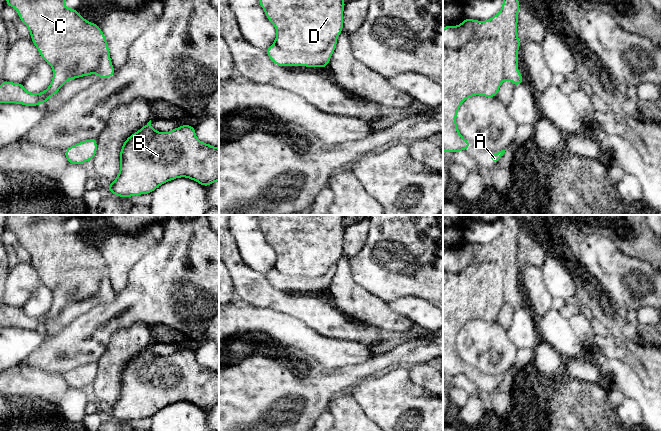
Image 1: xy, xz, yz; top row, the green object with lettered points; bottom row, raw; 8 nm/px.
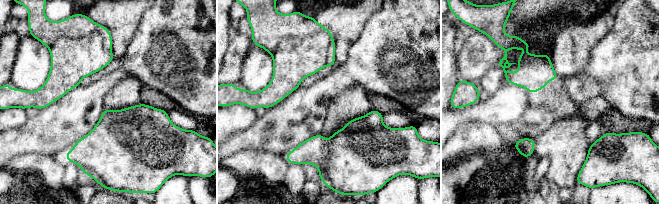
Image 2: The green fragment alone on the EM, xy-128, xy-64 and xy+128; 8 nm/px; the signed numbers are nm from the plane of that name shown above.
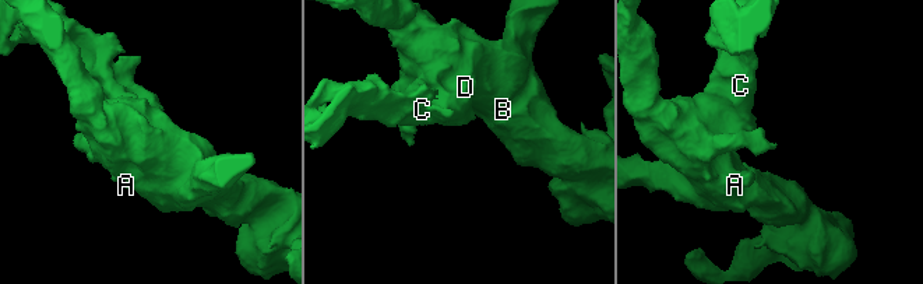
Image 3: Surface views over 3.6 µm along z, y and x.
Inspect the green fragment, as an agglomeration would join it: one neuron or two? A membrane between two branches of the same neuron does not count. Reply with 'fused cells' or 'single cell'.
fused cells

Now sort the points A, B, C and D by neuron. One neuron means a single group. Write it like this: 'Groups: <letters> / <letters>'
Groups: A B D / C

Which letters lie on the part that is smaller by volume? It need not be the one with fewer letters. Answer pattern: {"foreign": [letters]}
{"foreign": ["C"]}

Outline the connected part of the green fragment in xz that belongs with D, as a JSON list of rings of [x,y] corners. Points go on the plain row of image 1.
[[[255,215],[277,255],[278,271],[291,276],[324,275],[343,255],[345,215]]]

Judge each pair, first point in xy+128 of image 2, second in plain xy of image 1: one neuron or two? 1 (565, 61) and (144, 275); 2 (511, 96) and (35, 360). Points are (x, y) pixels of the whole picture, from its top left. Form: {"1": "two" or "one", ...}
{"1": "two", "2": "two"}

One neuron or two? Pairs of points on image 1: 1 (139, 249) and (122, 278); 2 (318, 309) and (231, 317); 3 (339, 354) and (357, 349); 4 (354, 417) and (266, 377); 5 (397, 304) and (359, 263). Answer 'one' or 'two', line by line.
1: one
2: two
3: one
4: two
5: two

